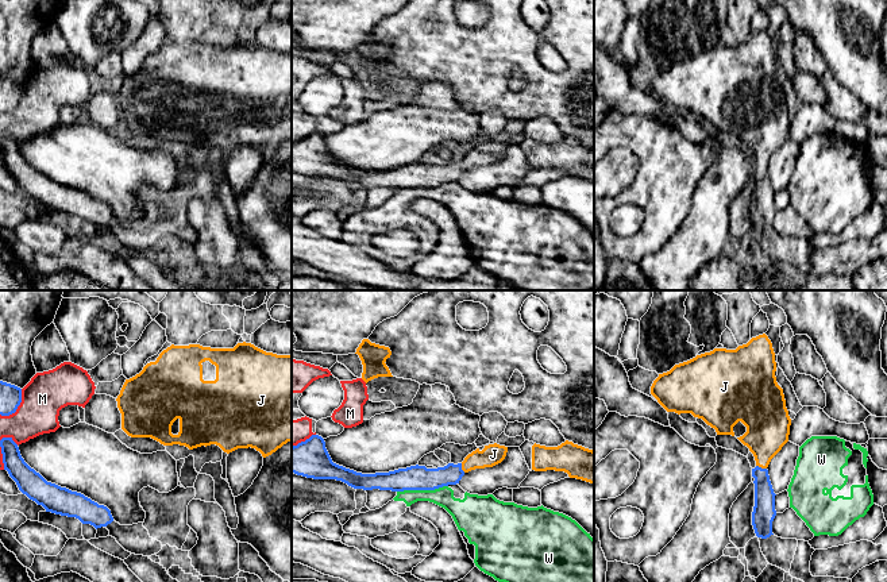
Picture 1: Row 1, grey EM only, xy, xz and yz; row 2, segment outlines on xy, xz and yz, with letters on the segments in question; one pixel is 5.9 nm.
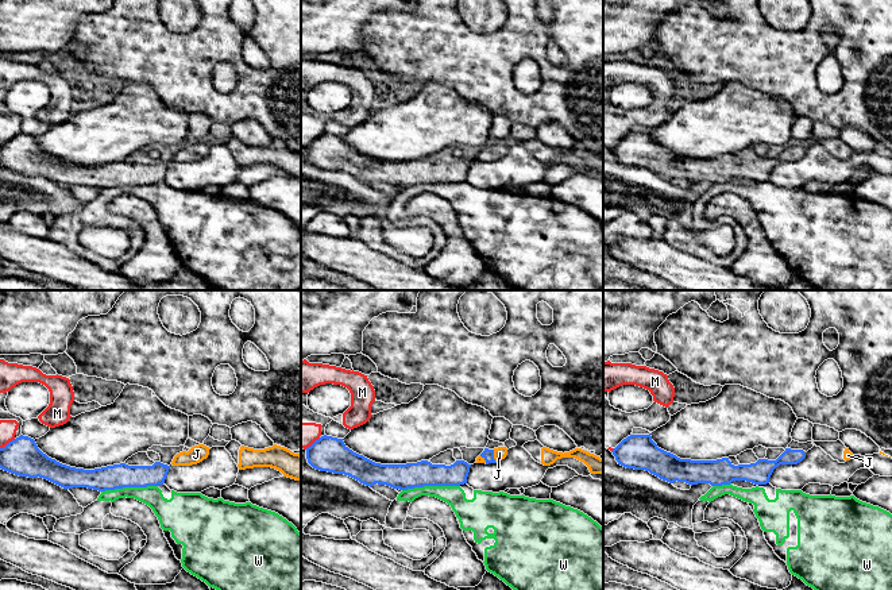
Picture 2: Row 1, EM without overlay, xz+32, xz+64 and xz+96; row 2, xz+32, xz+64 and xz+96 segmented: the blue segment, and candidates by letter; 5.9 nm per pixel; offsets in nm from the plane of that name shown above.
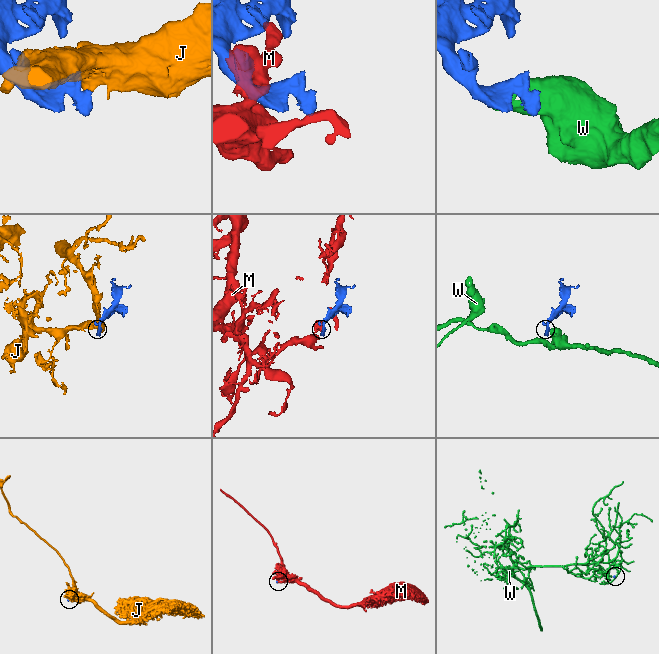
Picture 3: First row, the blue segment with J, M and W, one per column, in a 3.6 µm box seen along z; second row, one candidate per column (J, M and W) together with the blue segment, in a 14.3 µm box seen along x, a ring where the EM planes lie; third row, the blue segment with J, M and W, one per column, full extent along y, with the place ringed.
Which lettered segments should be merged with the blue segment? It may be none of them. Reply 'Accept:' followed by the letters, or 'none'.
Accept: J

